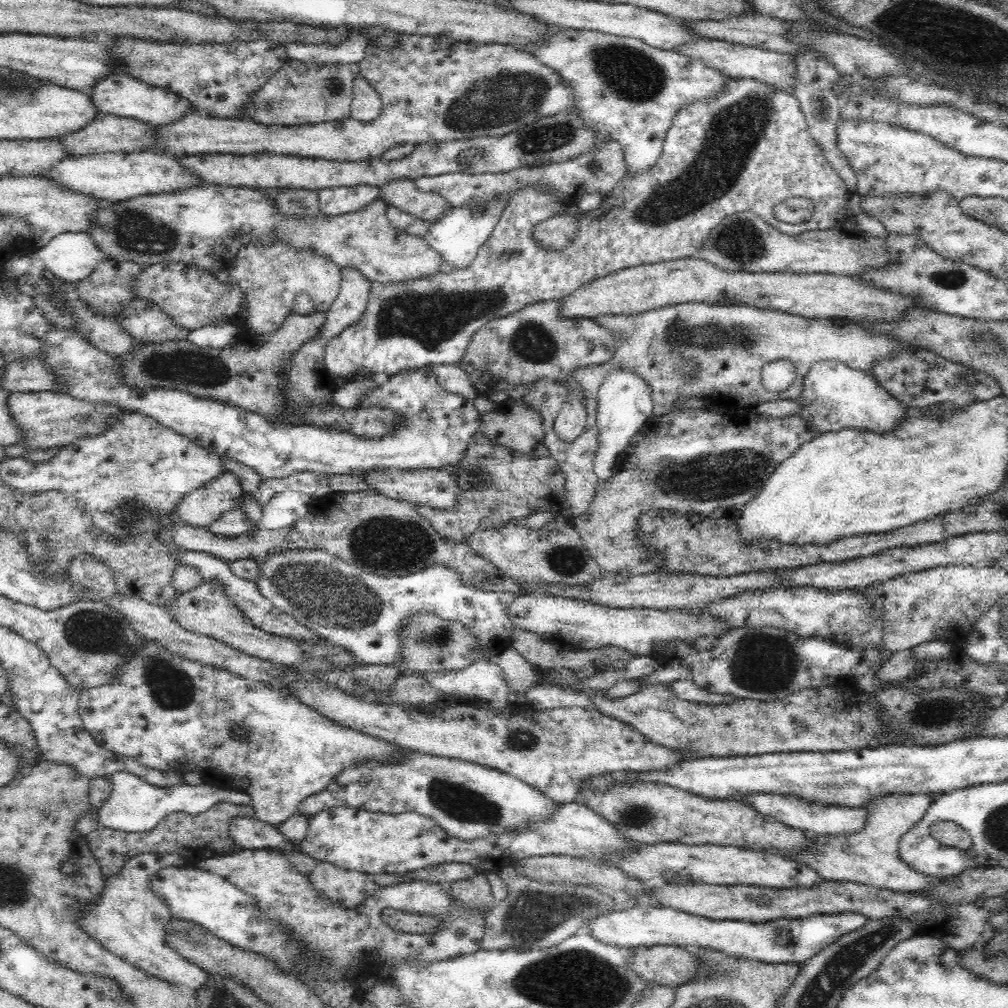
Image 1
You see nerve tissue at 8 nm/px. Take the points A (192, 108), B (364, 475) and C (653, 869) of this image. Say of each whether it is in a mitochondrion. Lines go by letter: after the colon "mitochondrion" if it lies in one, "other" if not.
A: other
B: other
C: other

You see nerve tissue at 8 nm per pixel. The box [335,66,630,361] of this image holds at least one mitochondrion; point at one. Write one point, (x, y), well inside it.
(430, 318)

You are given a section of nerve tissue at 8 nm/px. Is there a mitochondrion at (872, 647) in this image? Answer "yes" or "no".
no

